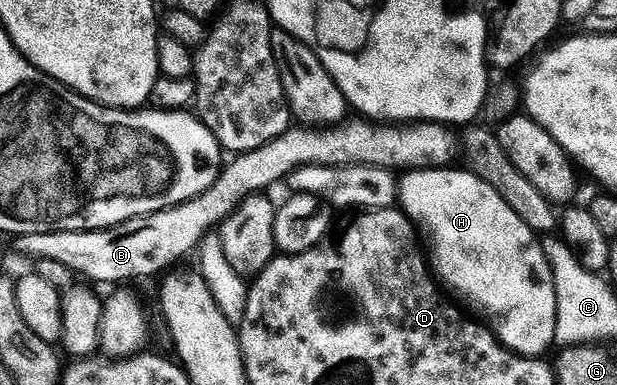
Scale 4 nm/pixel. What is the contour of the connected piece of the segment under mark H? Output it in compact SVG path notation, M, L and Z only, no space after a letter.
M459 167L412 169L398 178L397 205L421 230L434 276L457 296L475 305L477 312L487 316L486 324L507 350L520 357L542 358L543 352L555 345L557 291L551 265L540 238L520 219L517 211L489 187L489 183L470 171L462 173Z

